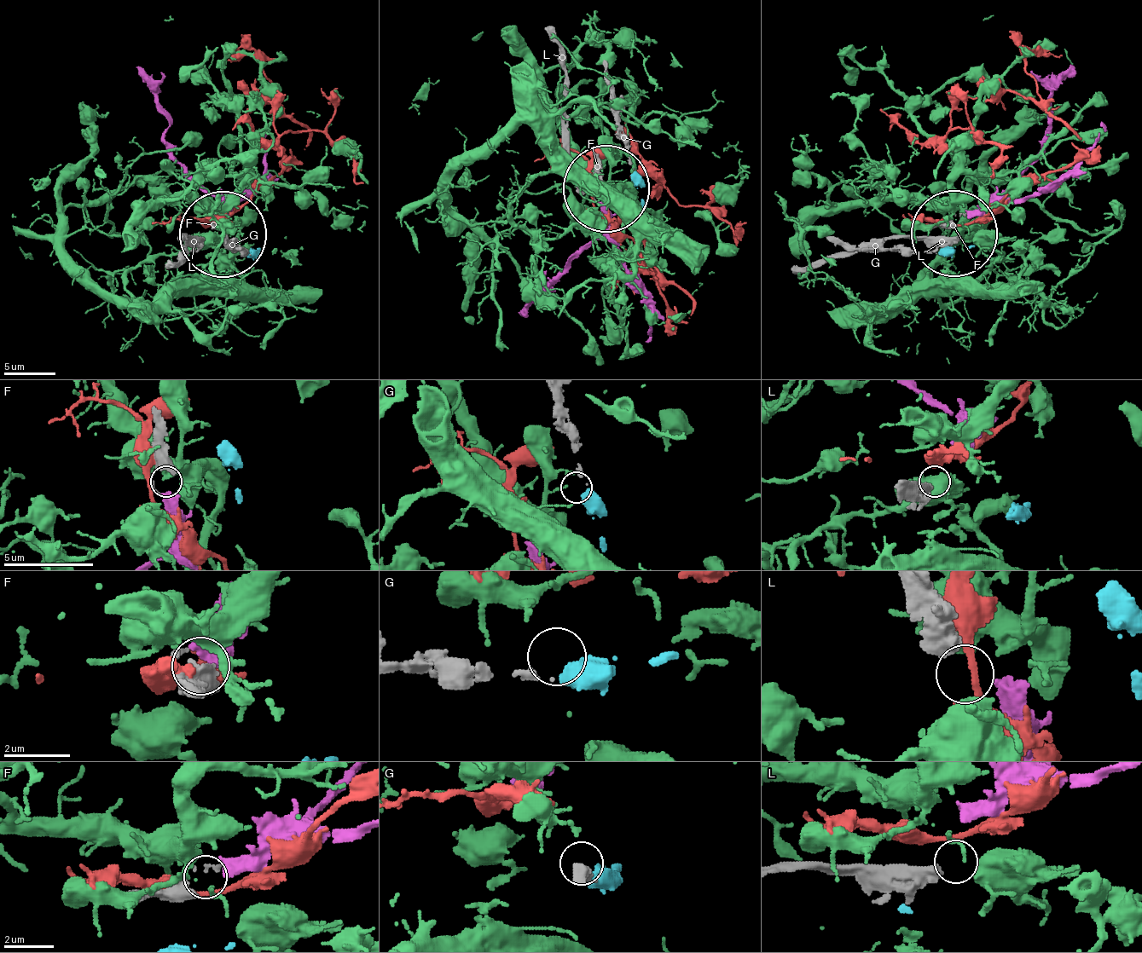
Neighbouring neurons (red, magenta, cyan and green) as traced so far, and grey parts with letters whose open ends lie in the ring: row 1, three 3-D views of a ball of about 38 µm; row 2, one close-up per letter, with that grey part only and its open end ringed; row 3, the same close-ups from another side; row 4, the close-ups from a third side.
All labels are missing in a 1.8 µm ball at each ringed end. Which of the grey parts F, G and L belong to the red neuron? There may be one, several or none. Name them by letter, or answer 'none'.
none

